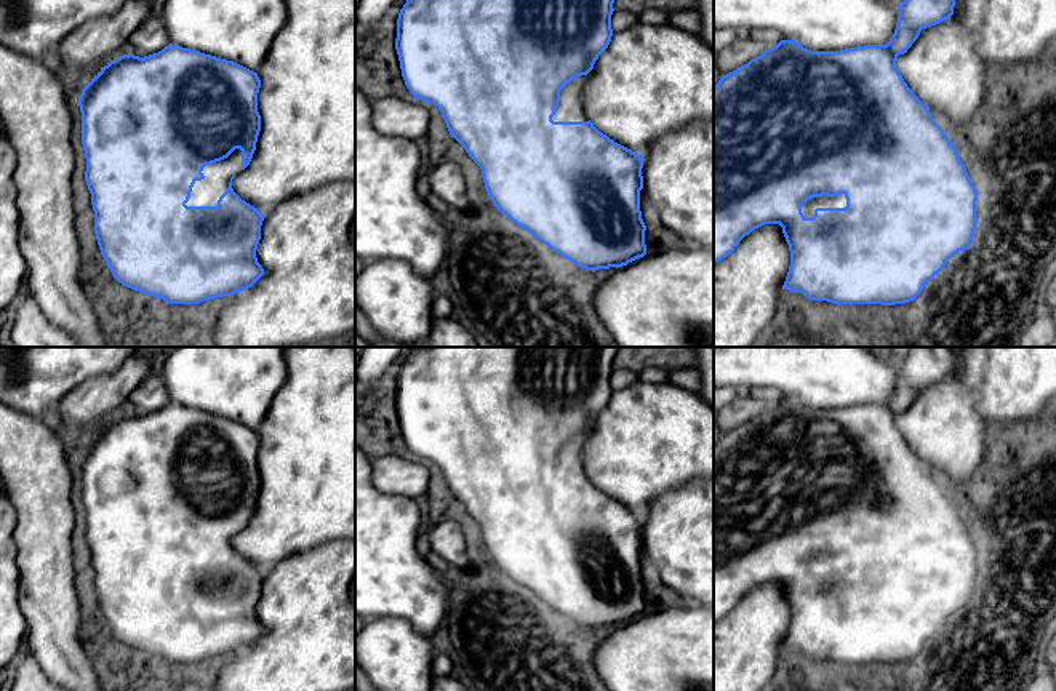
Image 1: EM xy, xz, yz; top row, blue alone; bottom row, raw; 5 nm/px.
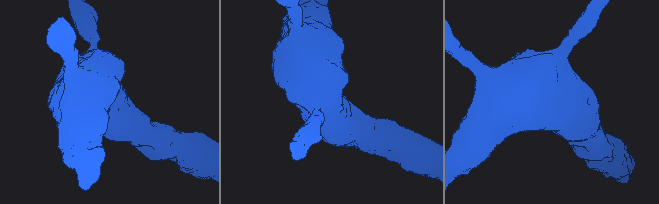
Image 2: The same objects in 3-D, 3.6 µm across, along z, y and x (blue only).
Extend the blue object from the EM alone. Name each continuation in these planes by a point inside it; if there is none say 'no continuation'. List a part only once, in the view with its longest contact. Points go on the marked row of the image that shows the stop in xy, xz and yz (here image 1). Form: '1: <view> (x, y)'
1: xy (205, 192)

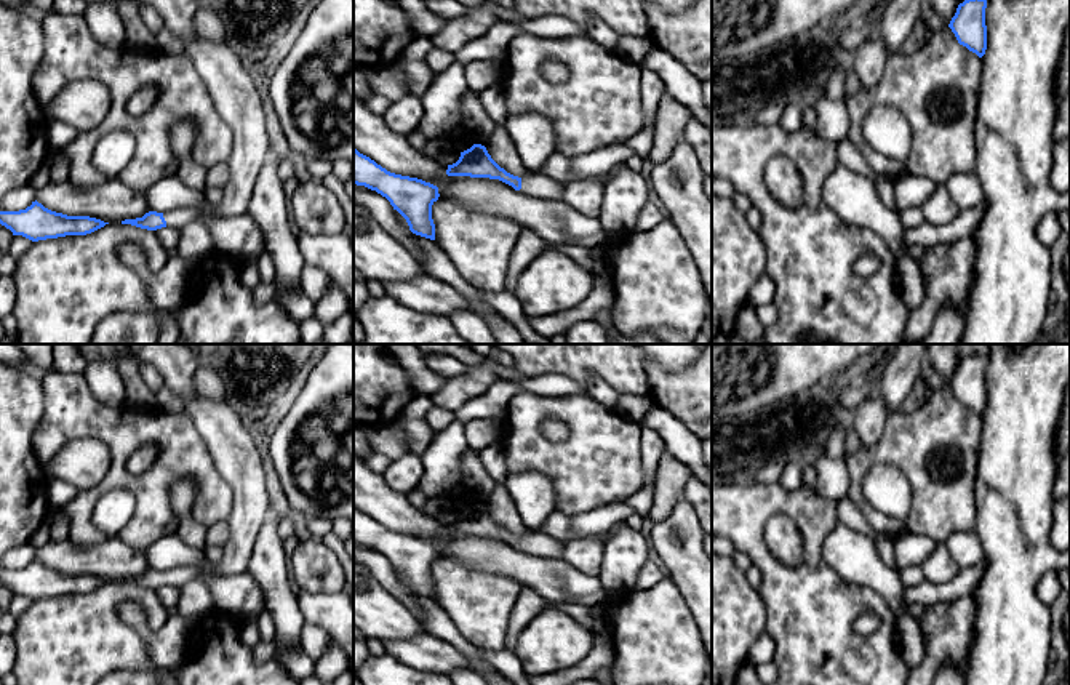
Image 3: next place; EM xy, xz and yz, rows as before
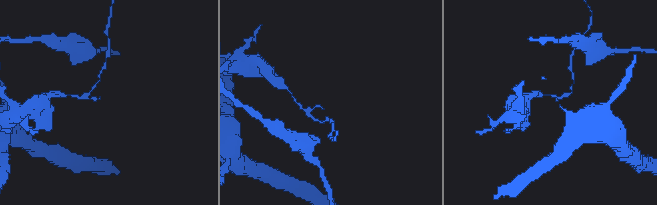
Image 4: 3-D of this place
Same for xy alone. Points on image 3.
1: xy (176, 218)

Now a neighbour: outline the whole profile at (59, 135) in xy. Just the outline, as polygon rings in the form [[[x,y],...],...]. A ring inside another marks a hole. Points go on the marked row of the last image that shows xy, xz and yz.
[[[50,120],[48,122],[48,147],[50,150],[53,149],[61,149],[67,144],[70,144],[77,138],[78,131],[62,122],[58,120]]]

